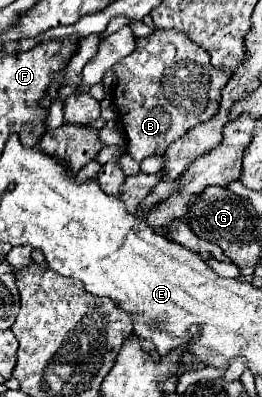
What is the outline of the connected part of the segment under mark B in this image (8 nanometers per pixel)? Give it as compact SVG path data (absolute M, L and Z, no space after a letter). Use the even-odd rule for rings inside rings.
M155 30L151 36L137 38L136 49L117 62L113 70L119 78L115 88L115 108L127 134L127 154L139 162L147 156L163 154L167 146L181 138L189 128L213 118L219 110L221 90L231 78L227 70L213 68L209 62L209 54L177 30Z

